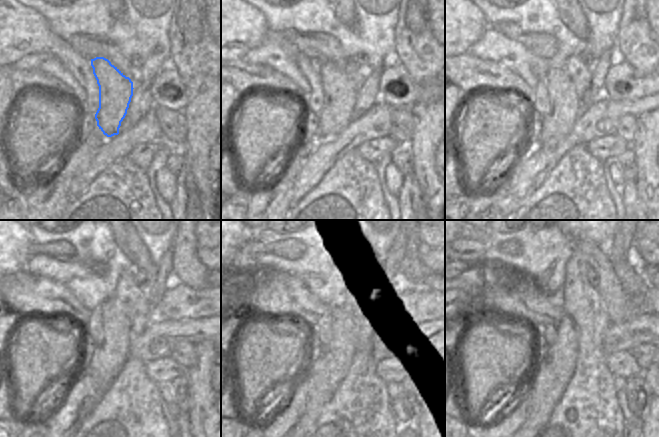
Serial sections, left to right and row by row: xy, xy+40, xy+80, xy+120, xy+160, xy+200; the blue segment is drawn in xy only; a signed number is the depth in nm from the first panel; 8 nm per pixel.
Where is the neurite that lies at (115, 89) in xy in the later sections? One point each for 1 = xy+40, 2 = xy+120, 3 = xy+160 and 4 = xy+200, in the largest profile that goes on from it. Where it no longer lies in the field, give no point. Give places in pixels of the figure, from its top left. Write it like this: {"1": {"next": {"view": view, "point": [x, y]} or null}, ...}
{"1": {"next": {"view": "xy+40", "point": [339, 92]}}, "2": {"next": {"view": "xy+120", "point": [110, 355]}}, "3": {"next": {"view": "xy+160", "point": [324, 374]}}, "4": {"next": {"view": "xy+200", "point": [553, 372]}}}

